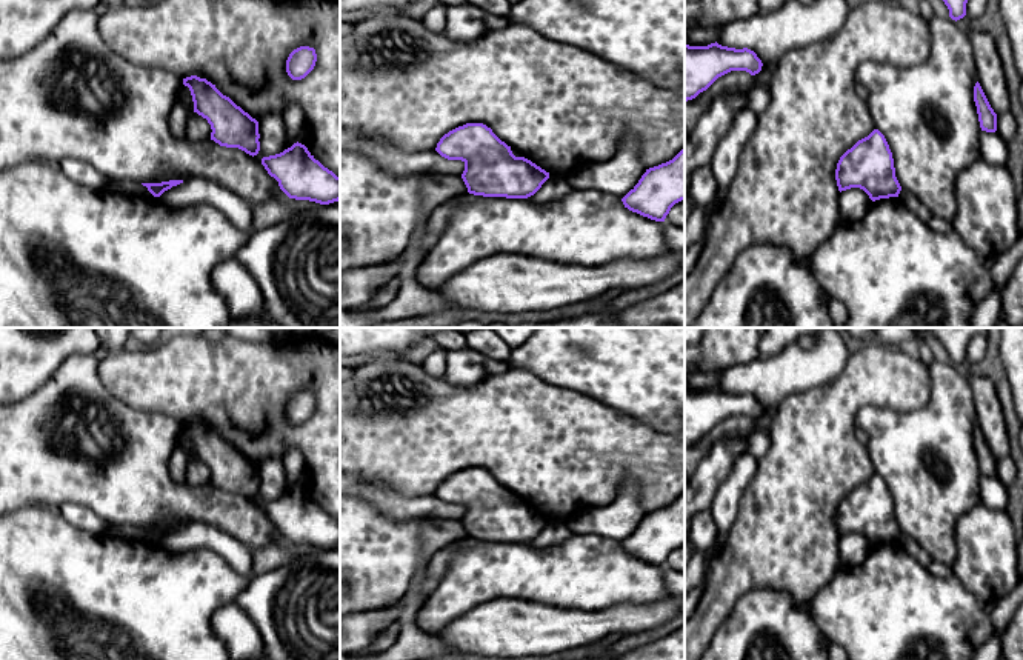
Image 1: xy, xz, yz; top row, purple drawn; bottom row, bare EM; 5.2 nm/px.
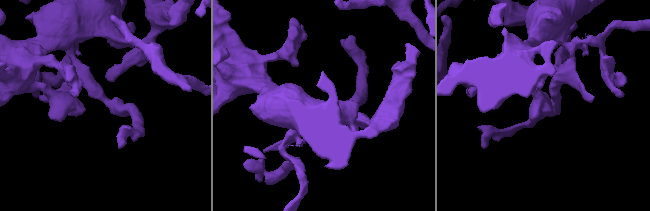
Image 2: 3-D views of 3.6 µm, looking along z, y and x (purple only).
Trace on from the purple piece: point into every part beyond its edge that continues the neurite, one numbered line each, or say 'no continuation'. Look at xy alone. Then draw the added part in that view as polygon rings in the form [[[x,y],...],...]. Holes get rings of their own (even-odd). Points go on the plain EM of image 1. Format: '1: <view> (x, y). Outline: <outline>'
no continuation

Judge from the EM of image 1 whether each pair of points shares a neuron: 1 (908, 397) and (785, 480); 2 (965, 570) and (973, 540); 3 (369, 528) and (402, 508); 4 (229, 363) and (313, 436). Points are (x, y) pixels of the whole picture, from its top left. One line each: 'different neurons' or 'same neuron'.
1: same neuron
2: same neuron
3: different neurons
4: same neuron

